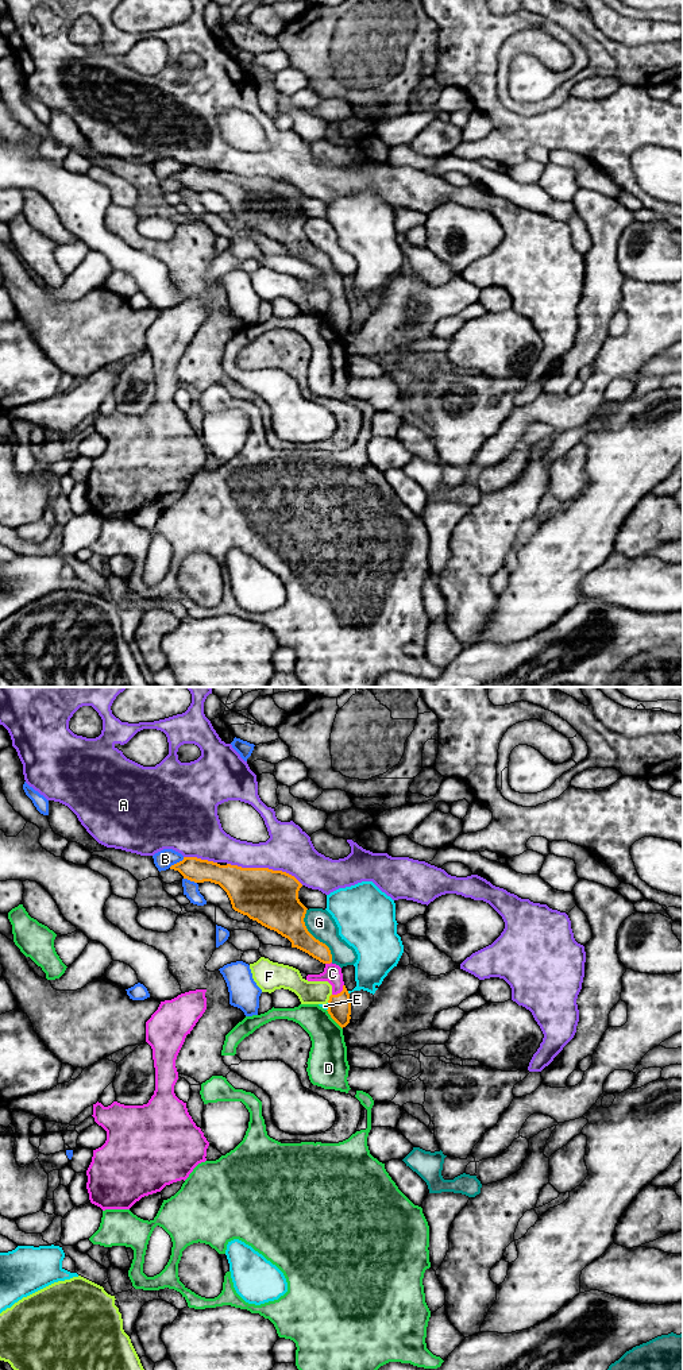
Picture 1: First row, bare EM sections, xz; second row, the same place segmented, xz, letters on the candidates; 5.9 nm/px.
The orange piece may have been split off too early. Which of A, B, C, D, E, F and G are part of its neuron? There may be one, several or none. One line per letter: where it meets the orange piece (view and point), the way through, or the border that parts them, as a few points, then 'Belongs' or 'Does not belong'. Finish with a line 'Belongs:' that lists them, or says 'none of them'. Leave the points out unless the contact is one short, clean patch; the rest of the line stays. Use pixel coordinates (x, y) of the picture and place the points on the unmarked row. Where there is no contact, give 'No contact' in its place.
A: Touches orange at xz (265, 177). Does not belong
B: Touches orange at xz (177, 172). Does not belong
C: Touches orange at xz (340, 301). Path across: xz (339, 315), (340, 301), (332, 282). Belongs
D: Touches orange at xz (332, 327). Does not belong
E: Touches orange at xz (347, 301). Does not belong
F: Touches orange at xz (330, 307). Does not belong
G: Touches orange at xz (313, 246). Does not belong
Belongs: C

